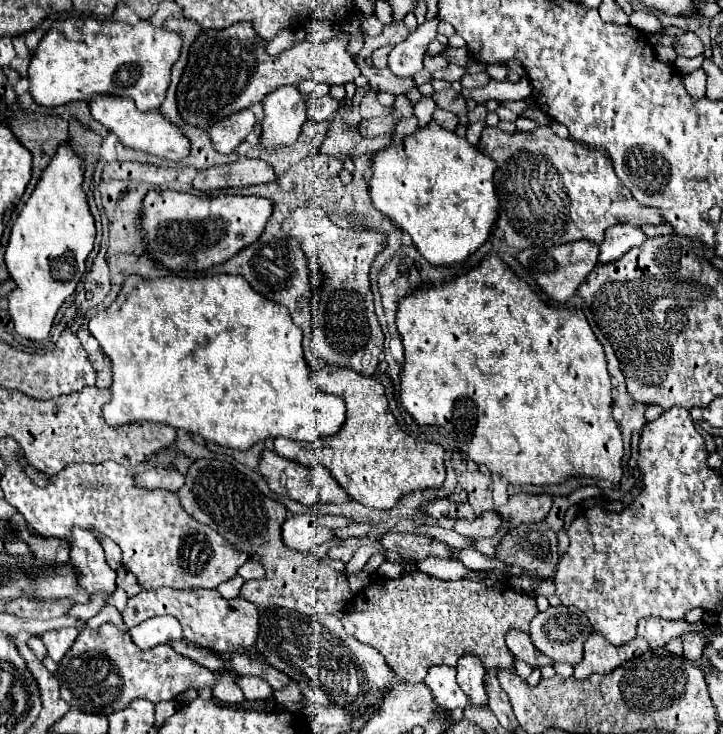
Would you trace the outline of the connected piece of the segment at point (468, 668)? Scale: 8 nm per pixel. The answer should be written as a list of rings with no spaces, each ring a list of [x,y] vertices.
[[[461,656],[457,662],[457,684],[471,698],[473,706],[485,706],[487,694],[483,688],[485,668],[477,656]]]

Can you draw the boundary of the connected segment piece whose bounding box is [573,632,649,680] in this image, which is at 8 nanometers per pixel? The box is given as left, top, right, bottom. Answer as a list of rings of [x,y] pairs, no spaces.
[[[593,632],[587,640],[585,640],[585,654],[583,660],[579,664],[573,666],[575,670],[575,678],[583,680],[591,674],[609,674],[611,670],[615,670],[617,666],[621,666],[623,662],[643,654],[645,650],[649,650],[649,644],[643,638],[635,638],[631,642],[627,642],[625,646],[613,646],[609,640],[605,640],[601,634]]]

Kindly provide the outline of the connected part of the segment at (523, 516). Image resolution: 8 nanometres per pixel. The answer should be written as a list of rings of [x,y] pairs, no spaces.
[[[515,494],[509,496],[509,502],[497,512],[503,520],[511,520],[511,528],[523,524],[523,522],[539,522],[543,520],[553,506],[551,494]]]

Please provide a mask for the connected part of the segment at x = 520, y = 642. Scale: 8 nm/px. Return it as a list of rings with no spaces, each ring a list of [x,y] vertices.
[[[509,630],[509,634],[505,636],[507,640],[507,646],[509,650],[513,652],[513,656],[525,660],[527,664],[531,664],[533,668],[541,668],[541,666],[547,666],[547,664],[553,664],[551,658],[543,656],[531,642],[529,634],[521,632],[521,630]]]

